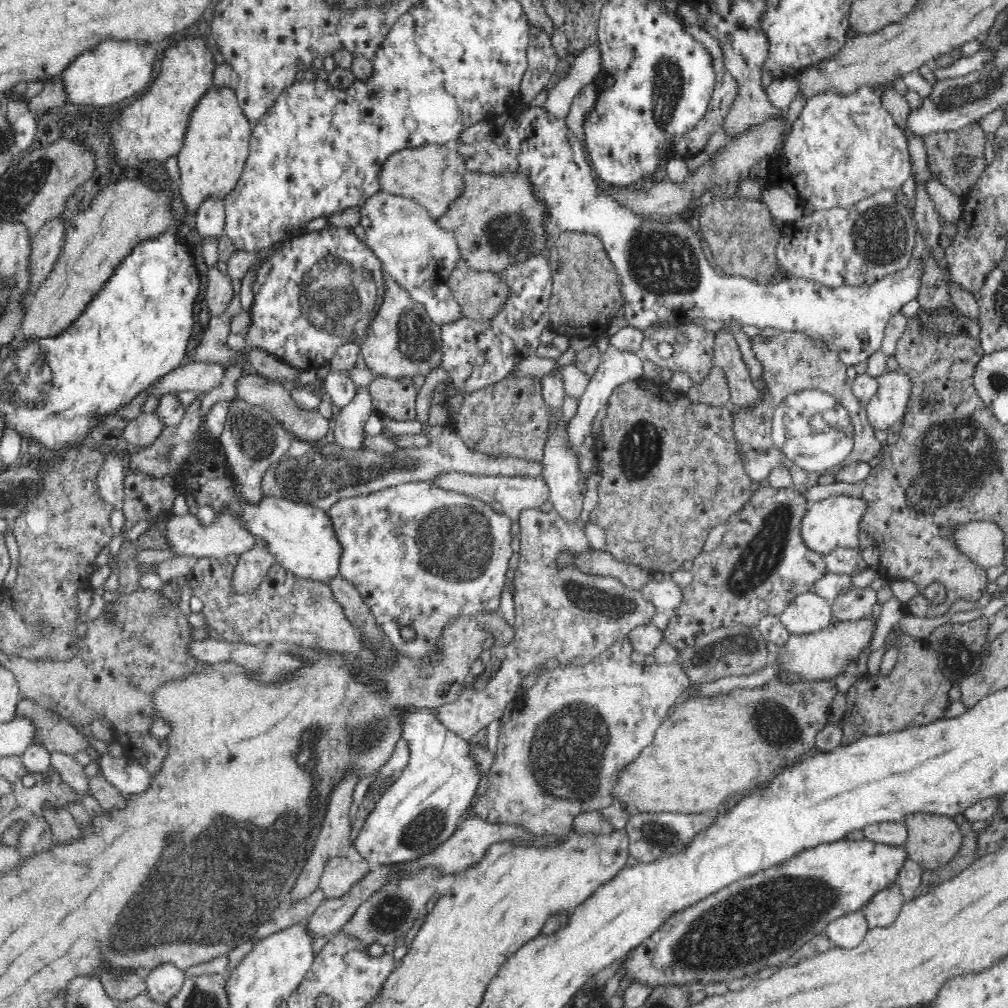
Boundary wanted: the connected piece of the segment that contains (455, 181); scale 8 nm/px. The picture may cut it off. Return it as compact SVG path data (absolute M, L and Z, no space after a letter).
M430 146L405 149L393 153L379 176L381 191L414 200L437 220L465 190L466 164L453 146Z

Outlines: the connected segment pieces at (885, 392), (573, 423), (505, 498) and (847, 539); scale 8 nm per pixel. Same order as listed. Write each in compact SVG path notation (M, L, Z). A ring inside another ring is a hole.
M887 370L882 376L876 378L878 388L875 396L872 400L866 402L866 410L868 421L872 428L877 433L882 434L888 428L892 428L892 425L897 421L901 420L902 416L905 415L906 407L909 407L909 399L912 390L912 381L906 373L901 370Z
M609 345L604 353L600 355L598 368L590 375L591 379L587 385L587 389L580 398L576 415L568 422L566 431L568 431L568 439L570 439L570 447L574 449L576 456L580 455L584 449L584 438L590 433L592 421L600 408L606 408L610 395L617 386L632 381L639 381L644 378L644 370L642 369L641 353L634 351L623 351L615 346Z
M450 471L436 477L432 483L442 490L471 496L485 503L500 502L503 506L503 513L510 518L510 535L520 533L520 523L518 521L519 514L521 514L522 511L526 508L538 508L542 503L546 502L549 497L549 486L542 476L482 476Z
M842 494L810 502L800 524L799 534L802 535L803 543L810 550L823 556L830 554L830 552L839 547L859 547L859 520L865 513L866 508L867 503L865 500Z

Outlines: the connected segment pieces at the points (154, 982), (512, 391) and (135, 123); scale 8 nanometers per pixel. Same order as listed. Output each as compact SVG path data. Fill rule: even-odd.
M174 963L159 964L144 975L147 984L147 995L156 1004L167 1004L172 1000L183 985L184 970L174 966Z
M508 375L508 378L504 378L502 382L498 381L497 383L488 385L486 390L482 392L482 389L474 393L465 393L461 396L462 406L456 410L454 414L454 426L456 426L456 432L458 436L462 438L463 443L470 449L478 451L488 455L494 455L496 457L514 457L518 459L526 459L531 461L540 461L543 457L543 448L547 439L547 428L550 423L549 408L547 408L544 397L542 397L542 386L540 386L540 380L538 378L516 378L516 376Z
M200 38L168 44L162 55L160 73L148 92L124 108L116 118L112 116L108 132L112 136L112 154L118 166L138 168L140 164L144 166L144 162L164 164L168 156L181 152L191 110L213 84L216 64L209 46L210 42L204 44Z

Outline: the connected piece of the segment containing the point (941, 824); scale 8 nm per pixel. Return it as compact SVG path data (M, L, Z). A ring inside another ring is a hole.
M914 813L902 818L902 823L905 824L907 830L907 839L904 844L907 858L916 861L924 869L936 870L946 865L960 848L963 836L953 817Z

